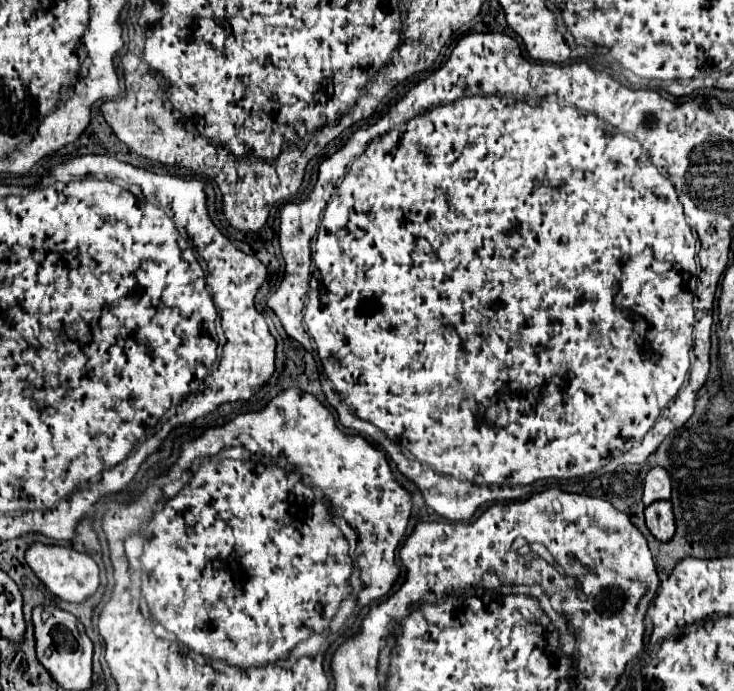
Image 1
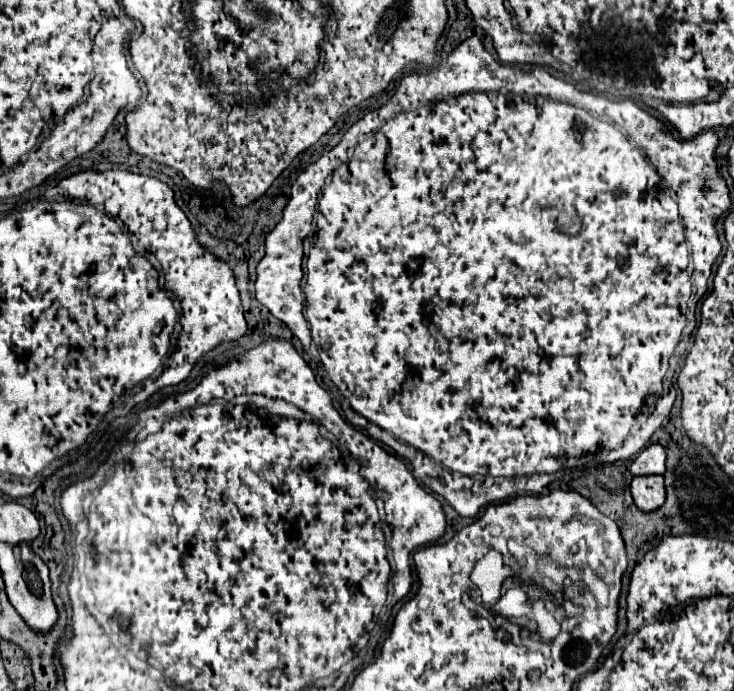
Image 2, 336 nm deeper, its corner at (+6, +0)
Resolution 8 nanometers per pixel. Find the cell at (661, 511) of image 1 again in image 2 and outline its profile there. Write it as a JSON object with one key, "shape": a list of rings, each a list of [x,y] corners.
{"shape":[[[662,475],[634,477],[630,483],[634,503],[640,511],[654,511],[664,503],[664,479]]]}

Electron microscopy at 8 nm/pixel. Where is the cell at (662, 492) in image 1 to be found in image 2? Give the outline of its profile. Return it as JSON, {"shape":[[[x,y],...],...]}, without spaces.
{"shape":[[[650,443],[642,449],[630,465],[632,475],[662,475],[666,463],[666,451],[660,443]]]}

